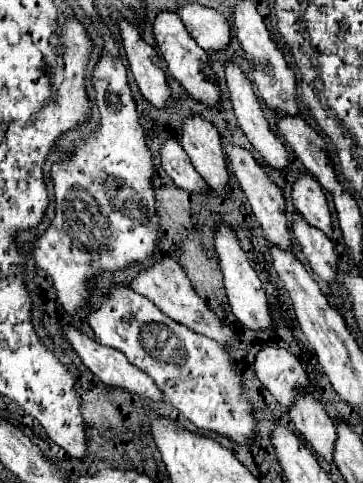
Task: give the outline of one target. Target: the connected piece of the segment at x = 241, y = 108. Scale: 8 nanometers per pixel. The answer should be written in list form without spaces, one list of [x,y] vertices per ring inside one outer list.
[[[228,62],[228,66],[226,66],[226,82],[228,82],[228,88],[230,88],[232,108],[234,108],[234,114],[236,114],[236,118],[238,118],[238,124],[240,124],[242,132],[246,134],[246,138],[250,140],[250,144],[254,146],[254,150],[258,150],[258,152],[262,154],[262,158],[266,160],[268,166],[272,166],[272,168],[276,168],[276,170],[286,170],[288,164],[292,162],[292,160],[290,160],[290,152],[288,152],[286,146],[282,144],[282,140],[272,132],[272,128],[270,128],[270,124],[268,124],[268,120],[266,120],[266,116],[264,116],[264,112],[262,112],[260,100],[256,98],[256,94],[254,94],[254,90],[252,90],[250,82],[248,82],[246,76],[242,74],[242,70],[240,70],[236,64],[232,64],[232,62]]]

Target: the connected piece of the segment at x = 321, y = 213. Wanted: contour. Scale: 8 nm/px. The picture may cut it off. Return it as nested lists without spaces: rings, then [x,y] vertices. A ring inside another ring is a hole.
[[[302,174],[294,186],[292,186],[292,202],[296,210],[302,214],[302,218],[312,224],[314,228],[320,228],[330,240],[334,236],[332,228],[332,214],[326,204],[326,196],[322,186],[316,182],[312,174]]]

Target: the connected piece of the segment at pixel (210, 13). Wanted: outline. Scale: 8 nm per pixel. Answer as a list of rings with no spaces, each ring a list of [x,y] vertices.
[[[184,4],[178,12],[190,36],[198,42],[200,48],[222,52],[230,44],[230,24],[228,20],[212,8],[200,4]]]

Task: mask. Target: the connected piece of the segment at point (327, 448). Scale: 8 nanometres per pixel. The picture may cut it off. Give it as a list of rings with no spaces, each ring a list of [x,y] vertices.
[[[300,394],[298,400],[294,402],[294,406],[290,406],[290,418],[292,418],[296,430],[300,432],[300,436],[306,440],[306,444],[316,454],[320,454],[326,462],[332,464],[336,428],[334,428],[334,422],[330,420],[330,416],[326,414],[324,406],[316,398],[312,398],[308,394]]]

